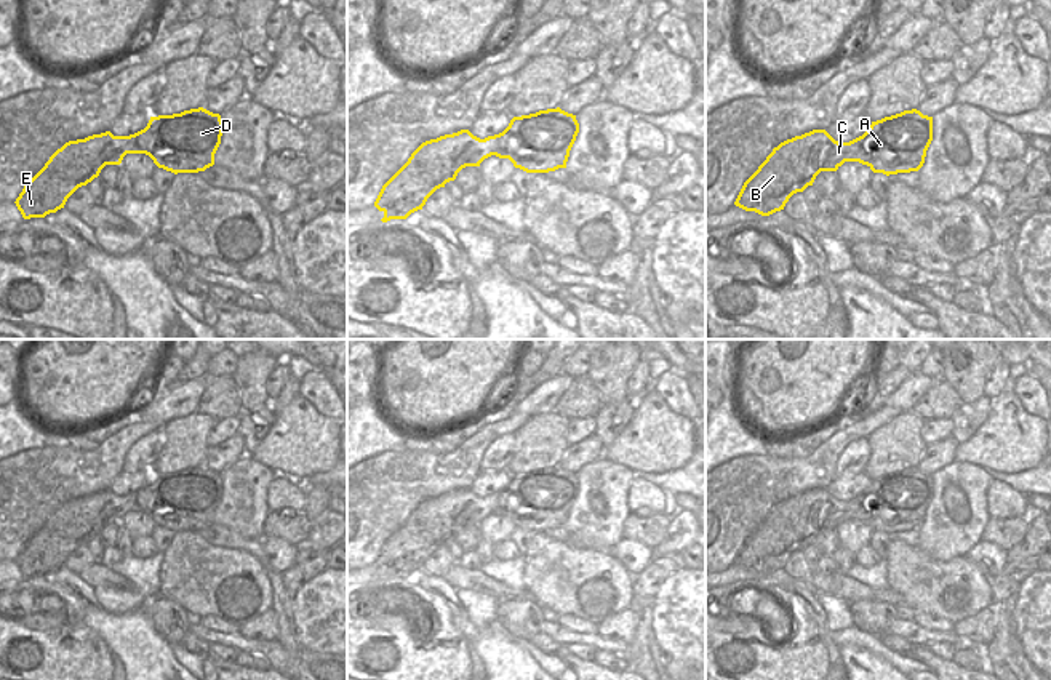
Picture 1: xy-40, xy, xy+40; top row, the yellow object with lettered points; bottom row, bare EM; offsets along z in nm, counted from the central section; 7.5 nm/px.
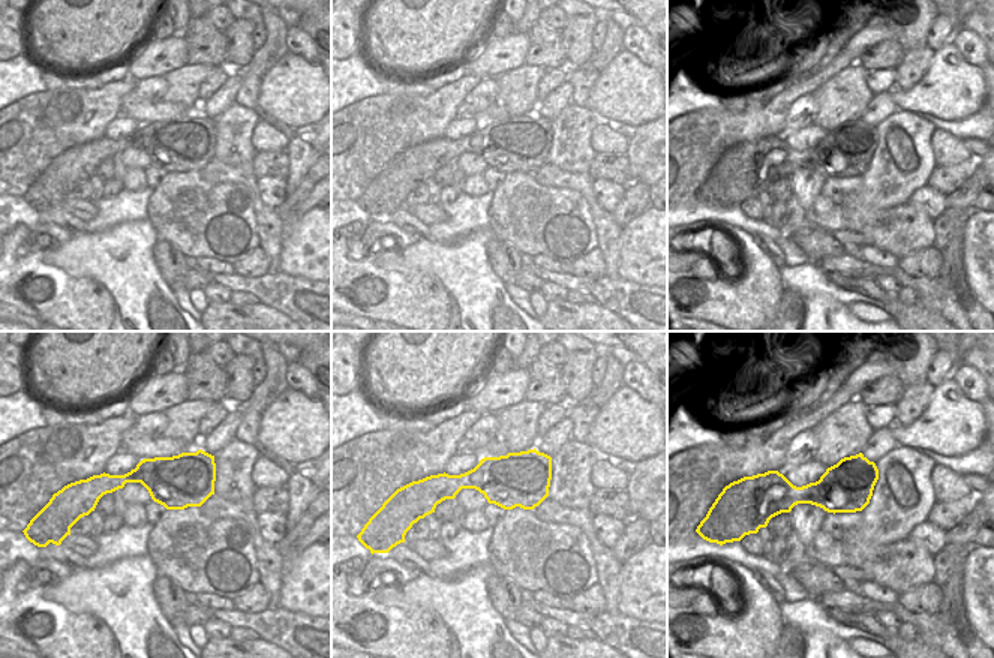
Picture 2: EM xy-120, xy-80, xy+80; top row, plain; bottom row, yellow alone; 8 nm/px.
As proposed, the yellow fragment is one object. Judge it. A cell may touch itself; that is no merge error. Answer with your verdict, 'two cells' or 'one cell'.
one cell

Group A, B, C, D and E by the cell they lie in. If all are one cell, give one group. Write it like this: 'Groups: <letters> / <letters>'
Groups: A B C D E.

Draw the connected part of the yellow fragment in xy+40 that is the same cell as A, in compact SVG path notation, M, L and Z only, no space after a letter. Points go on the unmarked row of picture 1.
M917 467L872 480L862 494L849 501L835 499L825 488L813 488L774 506L758 528L744 541L734 563L745 570L769 574L784 568L793 552L813 544L821 530L837 530L845 520L859 520L873 531L886 534L918 530L925 522L931 499L933 475L923 474Z

